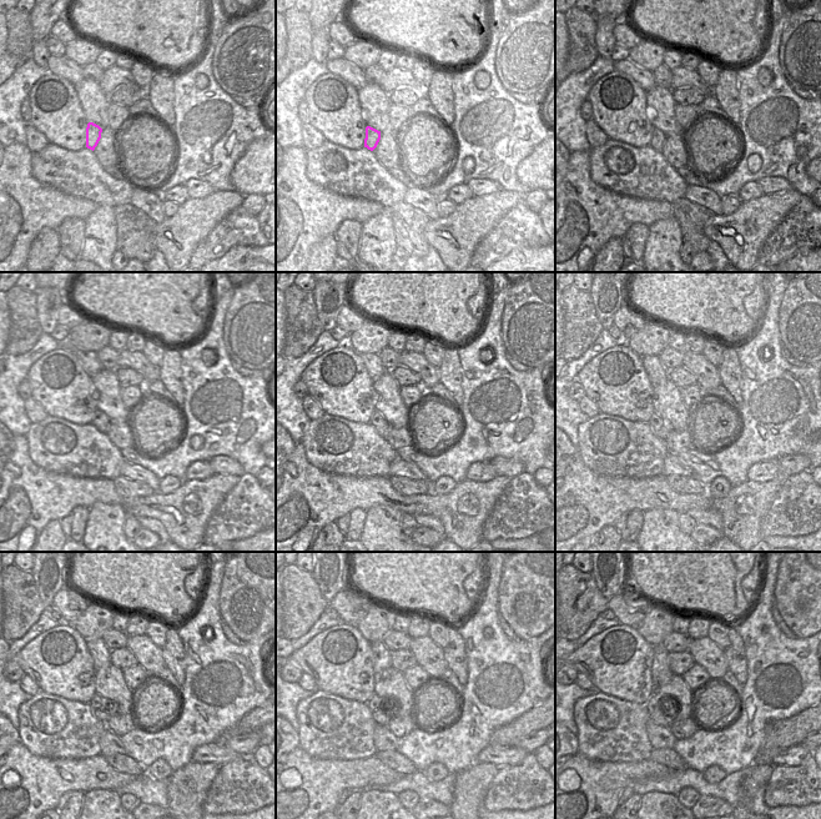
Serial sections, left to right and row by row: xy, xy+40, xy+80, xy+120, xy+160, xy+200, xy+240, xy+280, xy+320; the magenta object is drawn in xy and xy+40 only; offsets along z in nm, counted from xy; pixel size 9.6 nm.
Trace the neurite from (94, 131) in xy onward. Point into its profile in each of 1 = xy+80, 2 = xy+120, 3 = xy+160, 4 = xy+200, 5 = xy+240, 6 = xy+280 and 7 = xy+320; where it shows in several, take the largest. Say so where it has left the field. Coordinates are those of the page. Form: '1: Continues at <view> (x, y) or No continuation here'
1: Continues at xy+80 (658, 137)
2: Continues at xy+120 (100, 421)
3: Continues at xy+160 (377, 421)
4: Continues at xy+200 (658, 425)
5: Continues at xy+240 (99, 706)
6: Continues at xy+280 (377, 706)
7: Continues at xy+320 (658, 711).

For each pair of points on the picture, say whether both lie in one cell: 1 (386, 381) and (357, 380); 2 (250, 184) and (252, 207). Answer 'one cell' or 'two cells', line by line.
1: two cells
2: two cells

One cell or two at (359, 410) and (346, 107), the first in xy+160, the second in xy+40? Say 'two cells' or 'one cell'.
one cell

